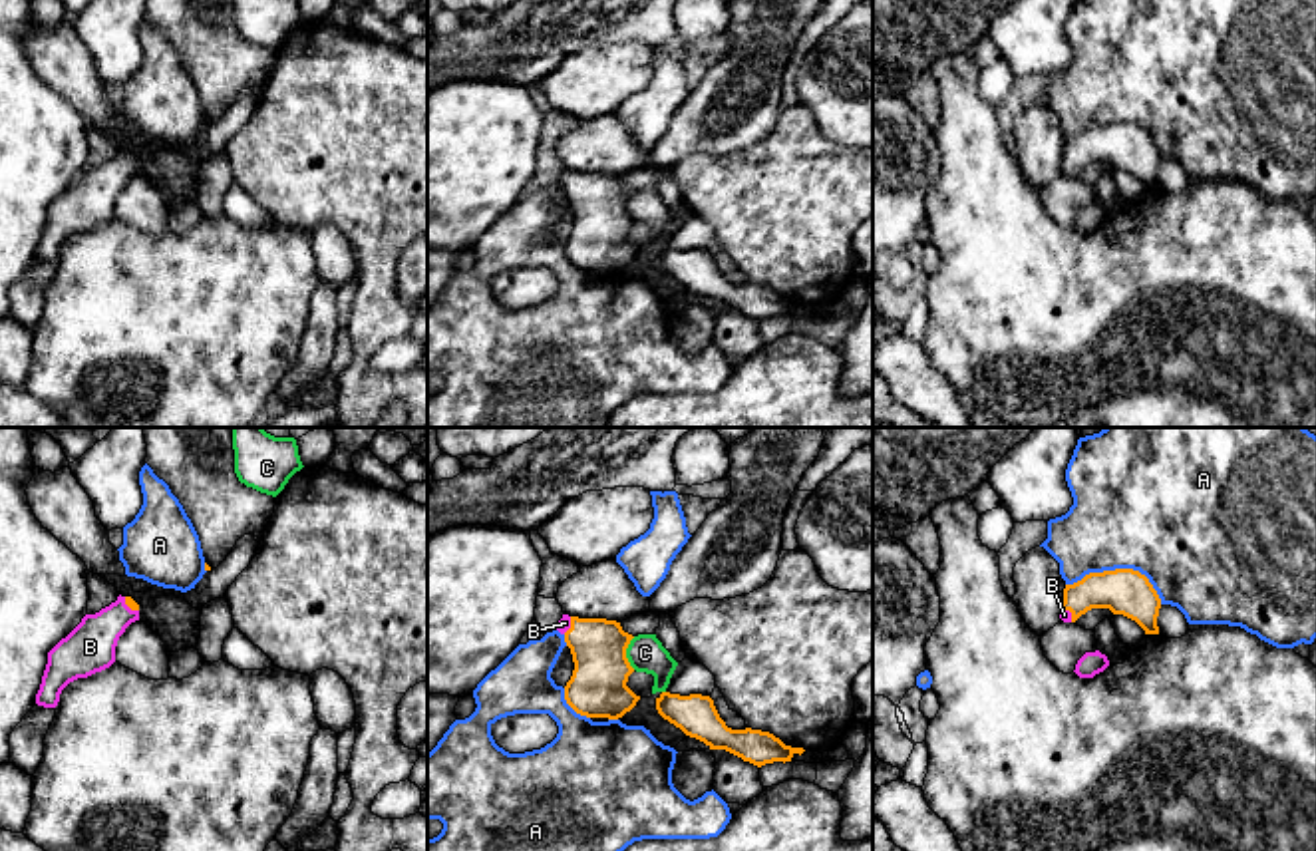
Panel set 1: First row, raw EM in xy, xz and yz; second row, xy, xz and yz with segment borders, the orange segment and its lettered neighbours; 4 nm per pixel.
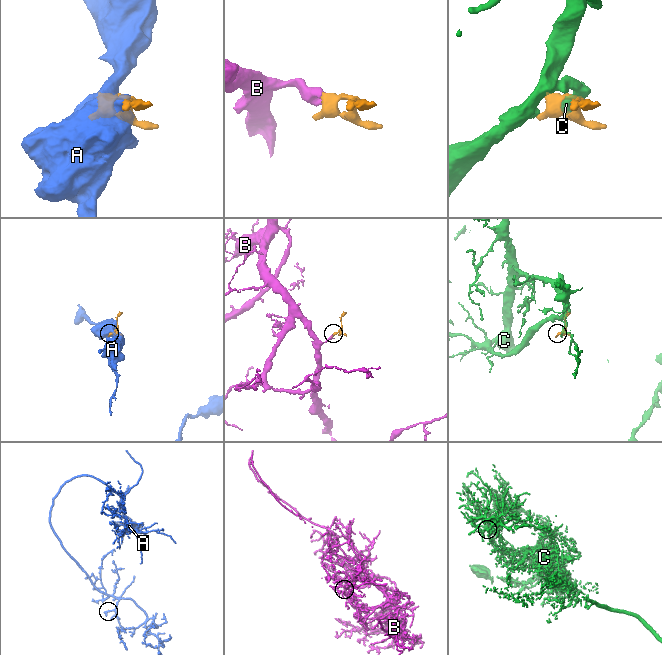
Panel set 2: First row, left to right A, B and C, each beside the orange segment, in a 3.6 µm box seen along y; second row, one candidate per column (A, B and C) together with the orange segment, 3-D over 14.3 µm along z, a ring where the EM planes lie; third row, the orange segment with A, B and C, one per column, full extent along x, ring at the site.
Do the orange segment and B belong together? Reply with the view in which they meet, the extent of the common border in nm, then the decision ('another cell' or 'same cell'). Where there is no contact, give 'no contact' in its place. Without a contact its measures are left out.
contact in xy; length 90 nm; same cell

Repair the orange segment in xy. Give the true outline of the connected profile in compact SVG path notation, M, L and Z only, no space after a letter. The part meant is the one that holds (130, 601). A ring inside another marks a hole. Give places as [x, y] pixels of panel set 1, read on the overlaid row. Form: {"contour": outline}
{"contour": "M131 596L115 602L82 622L50 652L36 704L56 708L62 690L78 680L109 668L115 662L115 646L125 628L139 620L139 604Z"}

